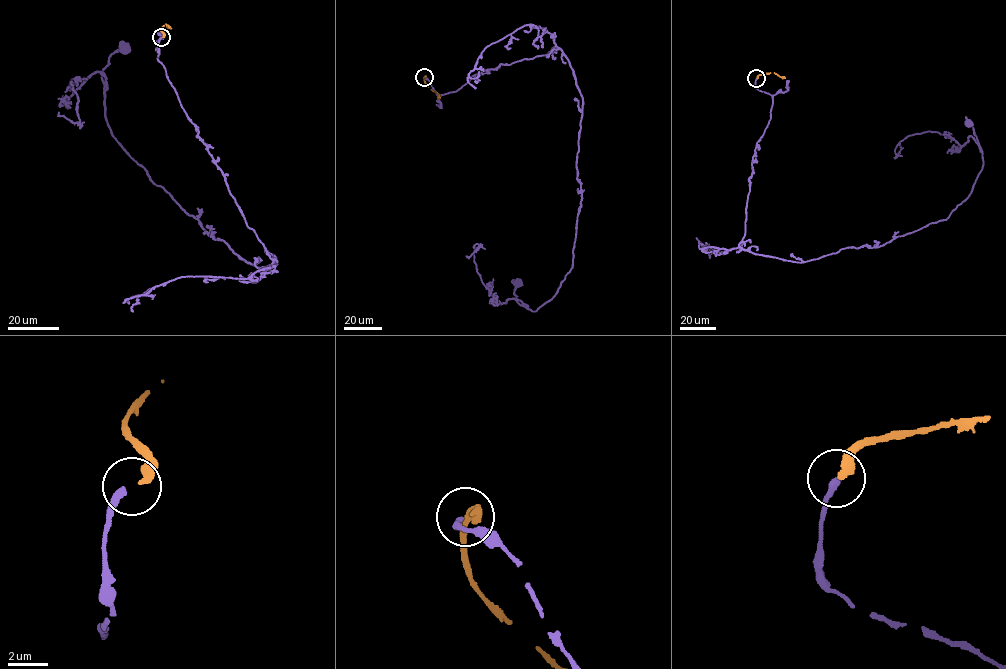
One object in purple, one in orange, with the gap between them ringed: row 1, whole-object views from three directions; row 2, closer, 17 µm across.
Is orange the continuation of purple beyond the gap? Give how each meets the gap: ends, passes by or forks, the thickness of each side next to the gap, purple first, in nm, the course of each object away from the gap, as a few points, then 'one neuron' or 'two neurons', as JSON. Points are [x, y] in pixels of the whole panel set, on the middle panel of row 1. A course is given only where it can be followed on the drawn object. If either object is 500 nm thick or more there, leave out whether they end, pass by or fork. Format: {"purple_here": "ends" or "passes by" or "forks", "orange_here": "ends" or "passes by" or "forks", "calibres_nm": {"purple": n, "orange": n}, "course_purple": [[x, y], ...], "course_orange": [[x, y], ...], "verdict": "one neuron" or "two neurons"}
{"purple_here": "ends", "orange_here": "ends", "calibres_nm": {"purple": 320, "orange": 280}, "course_purple": [[424, 77], [441, 95], [555, 46], [573, 71], [583, 105], [572, 268], [535, 311], [516, 301], [517, 282]], "course_orange": [[425, 76], [424, 82], [438, 94], [438, 99]], "verdict": "one neuron"}

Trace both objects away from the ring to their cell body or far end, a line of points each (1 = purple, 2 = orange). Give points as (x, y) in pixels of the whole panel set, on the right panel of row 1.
1: (756, 78), (773, 99), (739, 246), (766, 256), (808, 261), (946, 220), (983, 163), (967, 124)
2: (757, 78), (770, 73), (784, 77)

